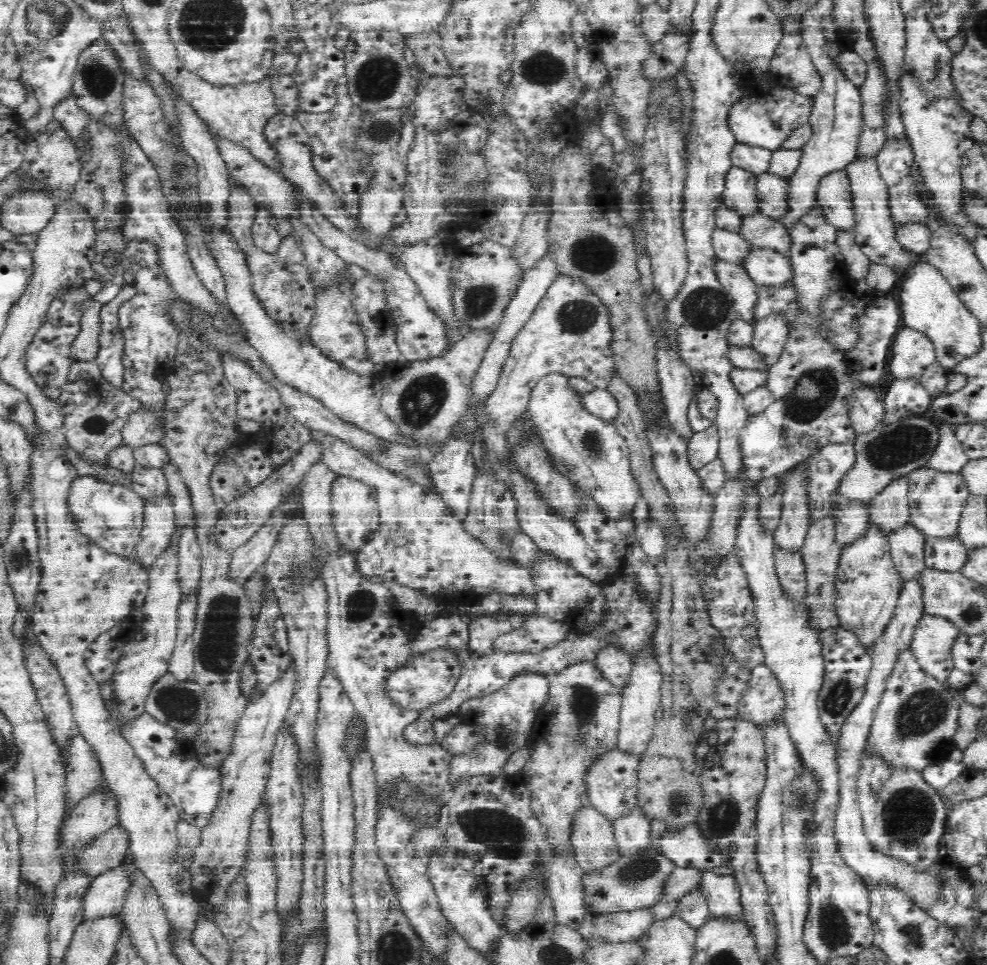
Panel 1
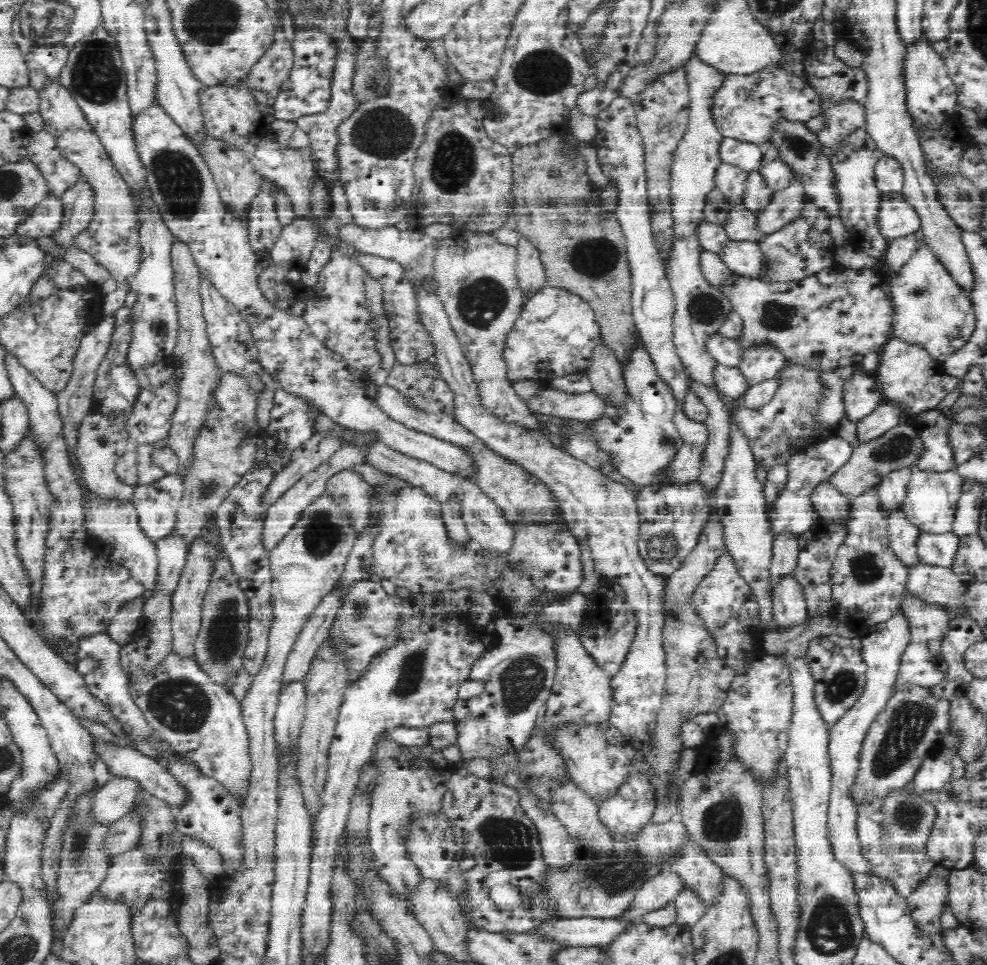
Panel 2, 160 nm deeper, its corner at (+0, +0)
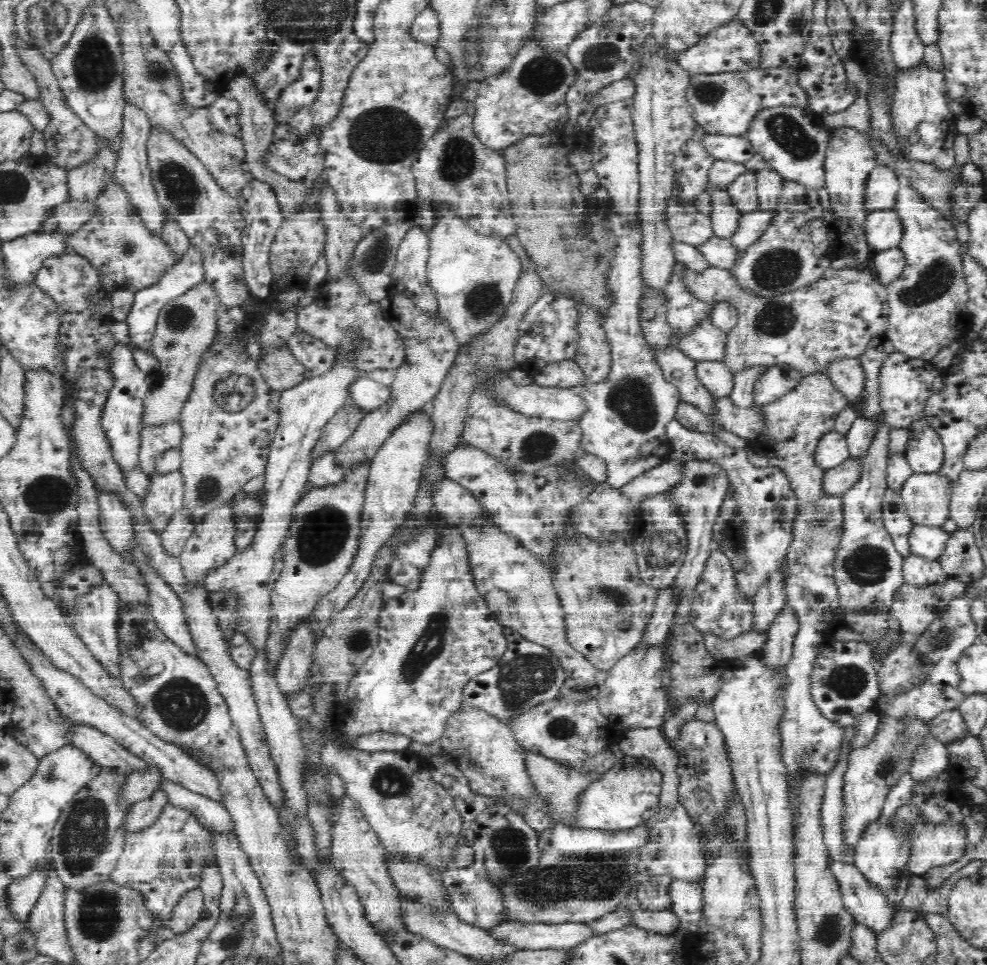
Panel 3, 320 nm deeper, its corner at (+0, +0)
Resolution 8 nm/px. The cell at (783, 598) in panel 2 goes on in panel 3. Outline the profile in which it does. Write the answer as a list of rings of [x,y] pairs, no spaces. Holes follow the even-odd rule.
[[[786,602],[768,628],[768,642],[758,655],[768,666],[787,666],[793,651],[793,640],[799,631],[800,617]]]

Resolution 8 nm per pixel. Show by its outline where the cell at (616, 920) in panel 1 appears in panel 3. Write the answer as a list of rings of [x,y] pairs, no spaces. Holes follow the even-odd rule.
[[[510,921],[491,930],[495,938],[505,938],[520,949],[574,949],[597,934],[588,922],[560,922],[558,924]]]

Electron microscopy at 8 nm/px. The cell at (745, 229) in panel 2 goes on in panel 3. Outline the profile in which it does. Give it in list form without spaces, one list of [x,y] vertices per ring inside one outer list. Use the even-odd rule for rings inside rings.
[[[711,189],[713,211],[711,221],[715,236],[718,238],[731,239],[739,231],[740,219],[743,212],[733,203],[728,192]]]

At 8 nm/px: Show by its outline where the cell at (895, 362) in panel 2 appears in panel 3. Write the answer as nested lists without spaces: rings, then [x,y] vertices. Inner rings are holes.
[[[899,350],[888,352],[878,374],[878,400],[883,421],[889,426],[906,428],[914,420],[924,417],[927,400],[946,388],[946,377],[946,370],[937,368],[933,361],[908,356]]]

